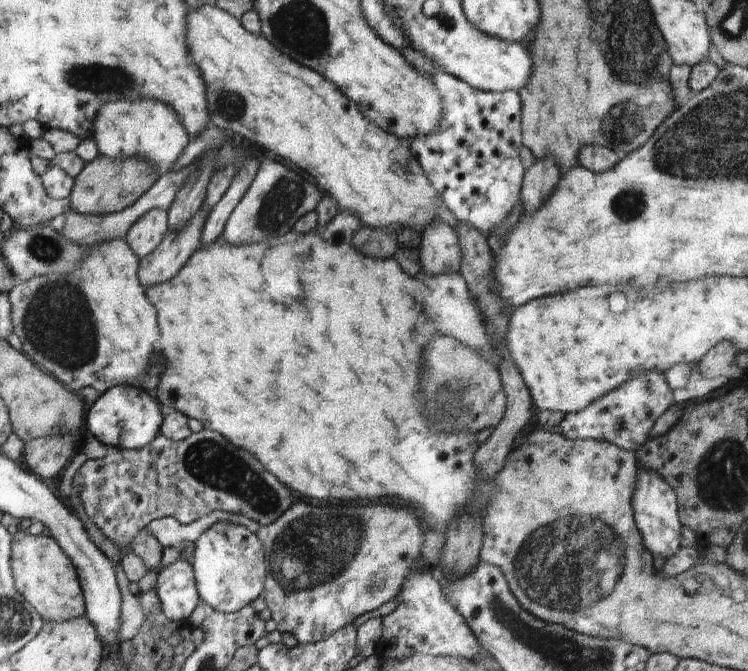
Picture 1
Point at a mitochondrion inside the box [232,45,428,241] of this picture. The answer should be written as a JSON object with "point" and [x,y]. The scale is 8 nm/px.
{"point":[285,198]}

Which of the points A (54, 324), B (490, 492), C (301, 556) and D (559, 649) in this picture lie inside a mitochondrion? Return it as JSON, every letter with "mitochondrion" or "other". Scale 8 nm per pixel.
{"A":"mitochondrion","B":"other","C":"mitochondrion","D":"mitochondrion"}

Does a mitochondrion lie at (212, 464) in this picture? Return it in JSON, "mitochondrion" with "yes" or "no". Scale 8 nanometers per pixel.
{"mitochondrion":"yes"}

